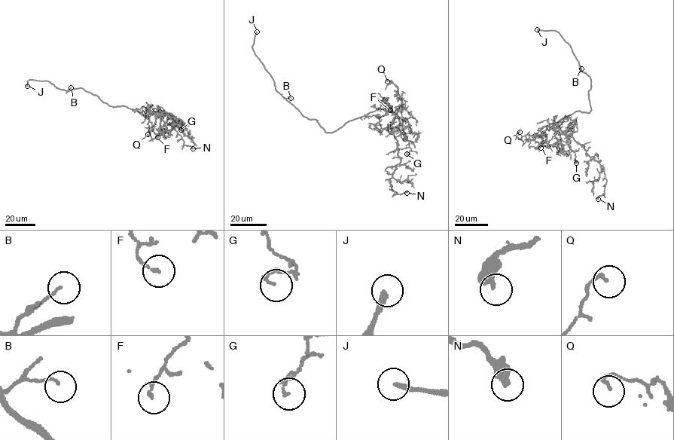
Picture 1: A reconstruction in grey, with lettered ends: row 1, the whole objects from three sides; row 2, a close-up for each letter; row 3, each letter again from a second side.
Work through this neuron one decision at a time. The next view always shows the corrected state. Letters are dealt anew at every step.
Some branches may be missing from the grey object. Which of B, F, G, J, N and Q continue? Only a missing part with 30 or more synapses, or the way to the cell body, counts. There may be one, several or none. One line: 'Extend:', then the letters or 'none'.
Extend: J

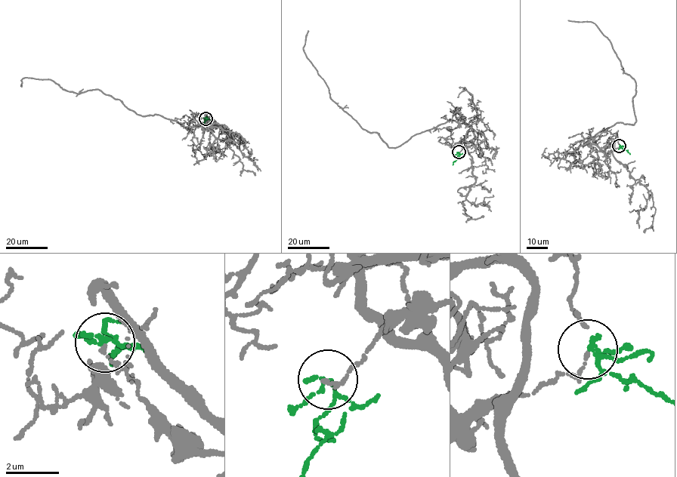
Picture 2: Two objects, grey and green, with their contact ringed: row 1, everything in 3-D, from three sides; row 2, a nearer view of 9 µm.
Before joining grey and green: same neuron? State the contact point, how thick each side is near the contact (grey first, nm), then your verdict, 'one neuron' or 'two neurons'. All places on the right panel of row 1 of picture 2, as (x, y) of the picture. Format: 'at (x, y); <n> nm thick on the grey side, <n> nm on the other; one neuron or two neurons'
at (619, 146); 120 nm thick on the grey side, 130 nm on the other; one neuron

